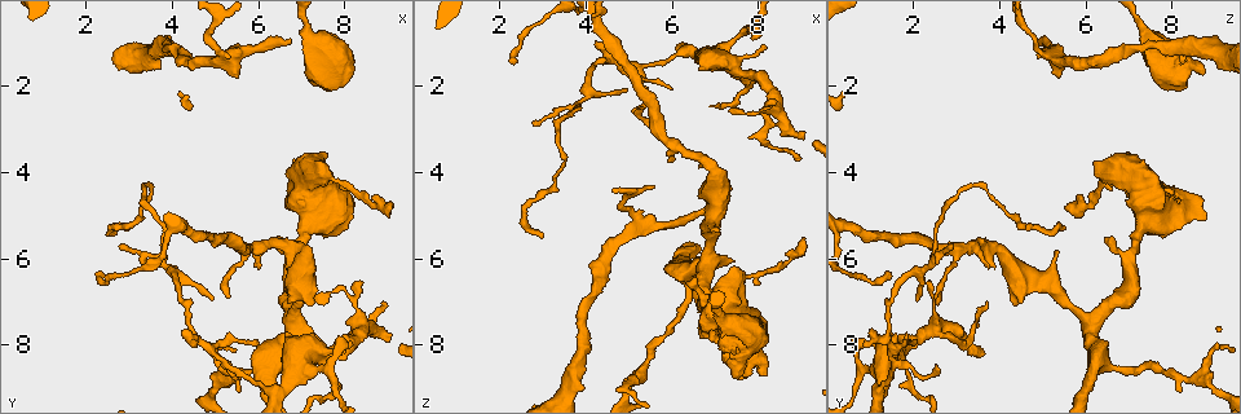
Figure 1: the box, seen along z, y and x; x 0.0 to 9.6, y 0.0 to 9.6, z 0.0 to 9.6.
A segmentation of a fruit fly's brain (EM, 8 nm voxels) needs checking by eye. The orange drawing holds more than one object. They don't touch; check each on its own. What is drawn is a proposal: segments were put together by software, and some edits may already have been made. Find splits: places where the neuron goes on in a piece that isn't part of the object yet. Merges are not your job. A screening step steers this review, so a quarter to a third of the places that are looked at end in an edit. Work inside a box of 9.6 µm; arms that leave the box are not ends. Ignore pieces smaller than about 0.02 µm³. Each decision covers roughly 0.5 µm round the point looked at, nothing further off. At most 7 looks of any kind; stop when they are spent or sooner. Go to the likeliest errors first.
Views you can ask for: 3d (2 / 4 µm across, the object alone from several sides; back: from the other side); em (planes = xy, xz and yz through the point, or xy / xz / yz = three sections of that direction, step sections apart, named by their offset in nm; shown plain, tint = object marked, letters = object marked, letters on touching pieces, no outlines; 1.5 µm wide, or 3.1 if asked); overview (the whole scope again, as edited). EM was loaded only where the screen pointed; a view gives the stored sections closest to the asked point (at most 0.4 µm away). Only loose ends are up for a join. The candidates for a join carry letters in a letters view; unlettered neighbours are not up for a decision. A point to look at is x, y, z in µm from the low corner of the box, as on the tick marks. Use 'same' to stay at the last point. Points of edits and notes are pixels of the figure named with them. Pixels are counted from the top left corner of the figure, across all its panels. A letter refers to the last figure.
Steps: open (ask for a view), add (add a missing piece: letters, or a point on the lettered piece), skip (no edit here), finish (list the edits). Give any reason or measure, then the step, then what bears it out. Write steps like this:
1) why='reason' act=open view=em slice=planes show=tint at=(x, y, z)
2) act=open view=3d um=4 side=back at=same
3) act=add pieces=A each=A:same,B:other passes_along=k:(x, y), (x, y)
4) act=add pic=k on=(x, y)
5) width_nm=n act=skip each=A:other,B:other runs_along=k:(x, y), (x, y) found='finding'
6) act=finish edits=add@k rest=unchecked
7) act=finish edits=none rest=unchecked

why='an open end' act=open view=3d um=4 at=(7.35, 6.95, 2.60)

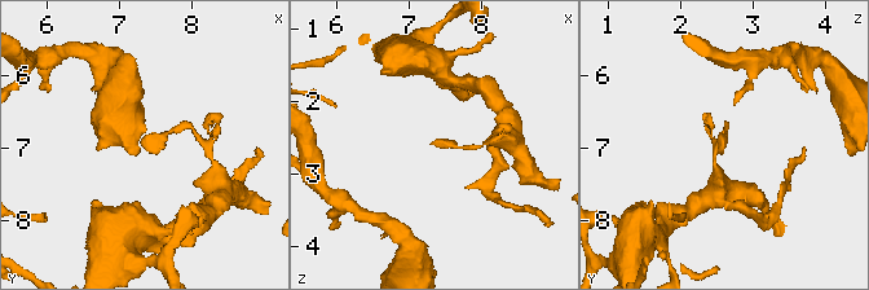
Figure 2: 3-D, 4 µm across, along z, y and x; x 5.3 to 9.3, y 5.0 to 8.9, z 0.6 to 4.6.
act=open view=em slice=planes show=letters at=(7.35, 6.90, 2.60)

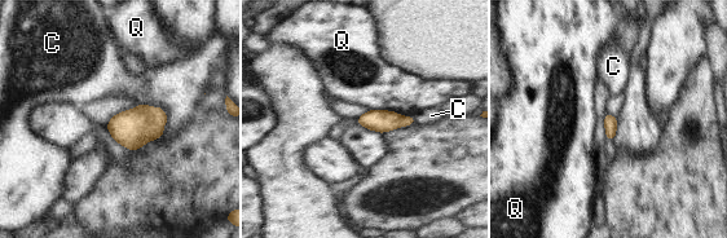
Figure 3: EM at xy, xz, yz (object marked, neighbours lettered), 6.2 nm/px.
act=skip each=C:other,Q:other found='no lettered piece goes on from it'

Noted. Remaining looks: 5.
why='an open end' act=open view=em um=3.1 slice=xz step=16 show=tint at=(7.45, 1.70, 8.75)

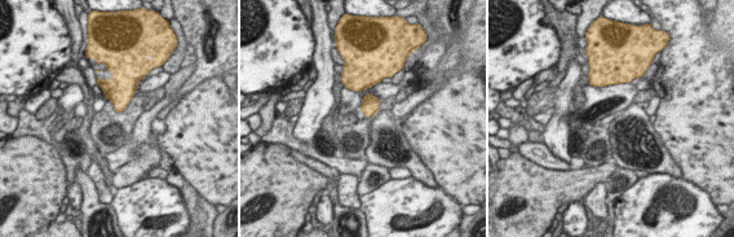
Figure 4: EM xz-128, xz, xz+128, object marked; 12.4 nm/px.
act=open view=em um=3.1 slice=planes show=letters at=same

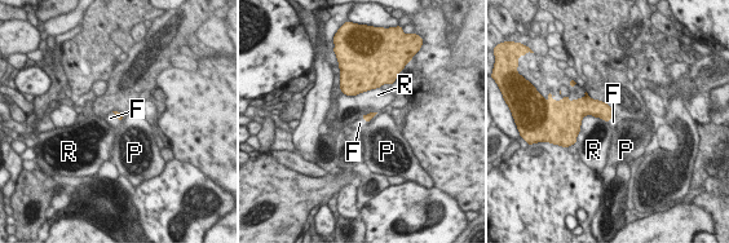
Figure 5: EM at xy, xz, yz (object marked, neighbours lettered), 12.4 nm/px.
longest_contact=R:500nm act=add pieces=F each=F:same,P:other,R:other passes_along=5:(118, 115), (115, 115), (110, 118) found='it goes on there'

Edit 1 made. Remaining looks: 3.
why='redraw' act=open view=overview

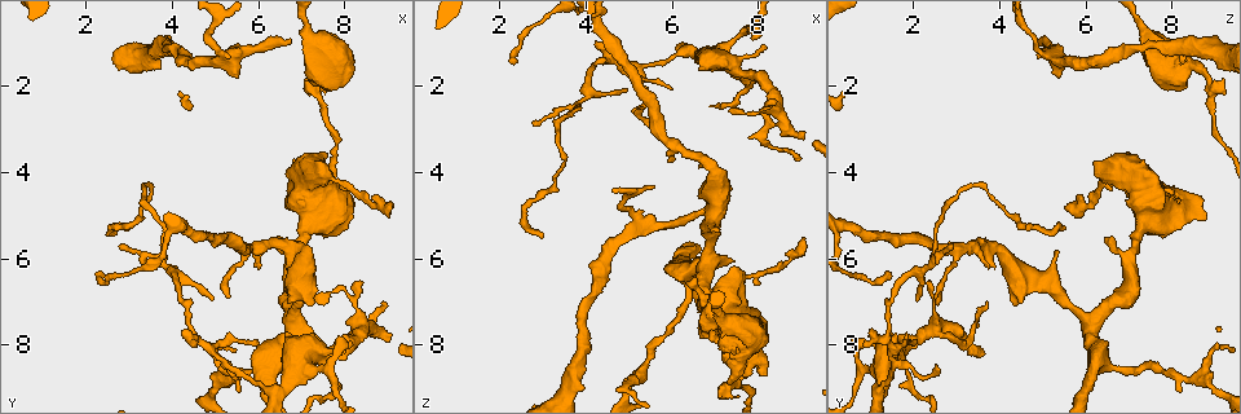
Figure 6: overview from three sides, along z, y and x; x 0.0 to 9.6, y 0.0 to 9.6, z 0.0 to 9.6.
why='thin end' act=open view=em slice=yz step=4 show=tint at=(8.05, 8.00, 1.05)

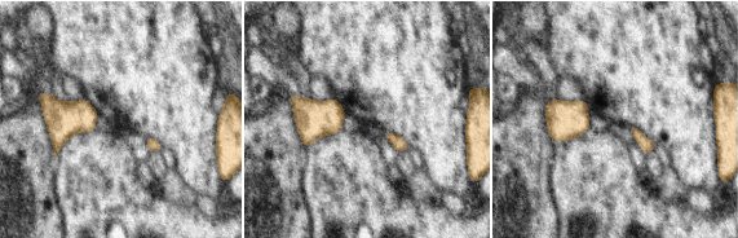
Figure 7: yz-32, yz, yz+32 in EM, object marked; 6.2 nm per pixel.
act=open view=em slice=planes show=letters at=same

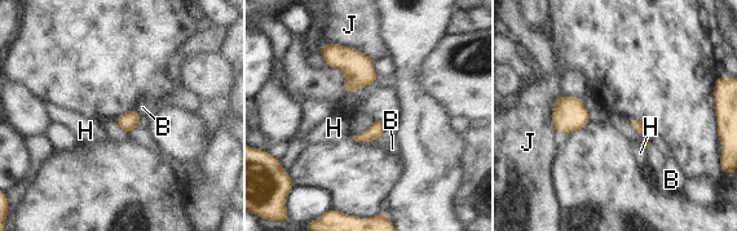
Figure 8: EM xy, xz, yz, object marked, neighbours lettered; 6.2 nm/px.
act=skip each=B:other,H:other,J:other border=8:(135, 109), (141, 116) found='no lettered piece goes on from it'

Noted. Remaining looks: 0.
act=finish edits=add@5 rest=unchecked

